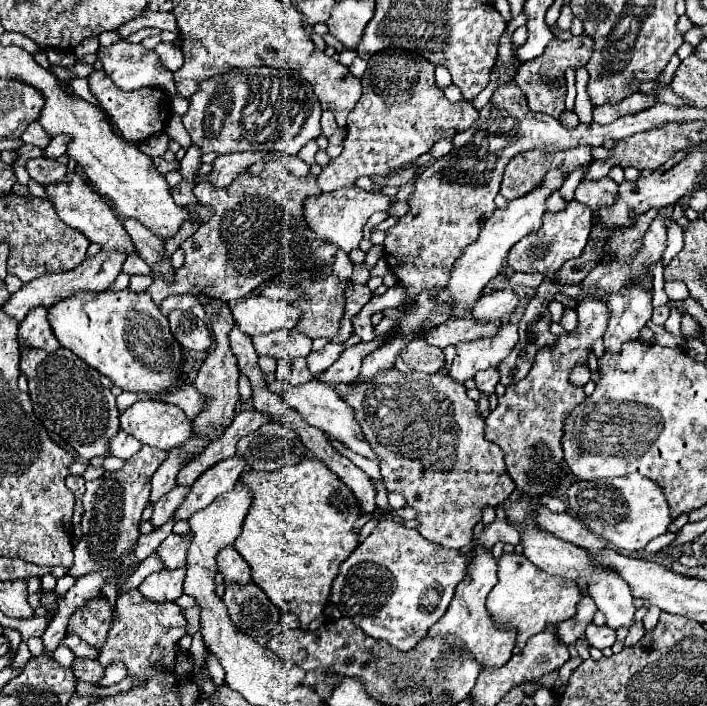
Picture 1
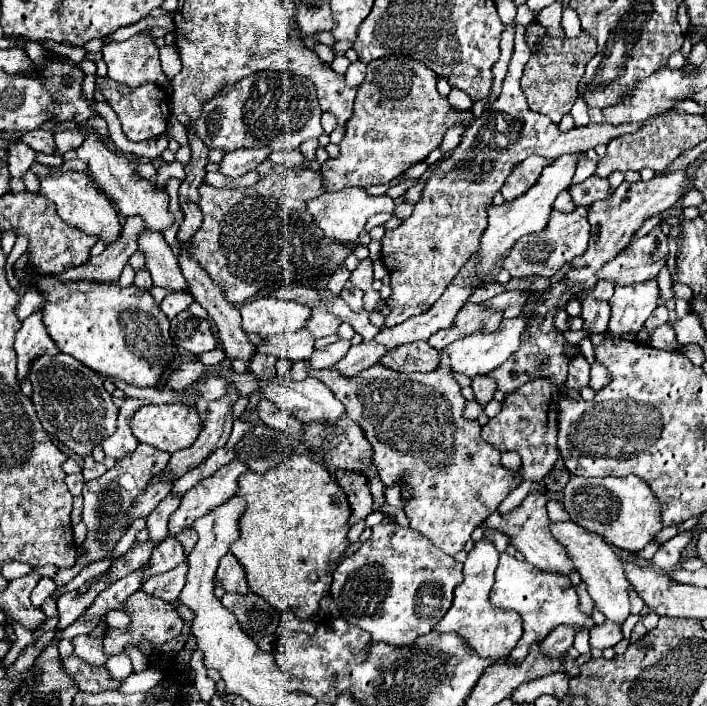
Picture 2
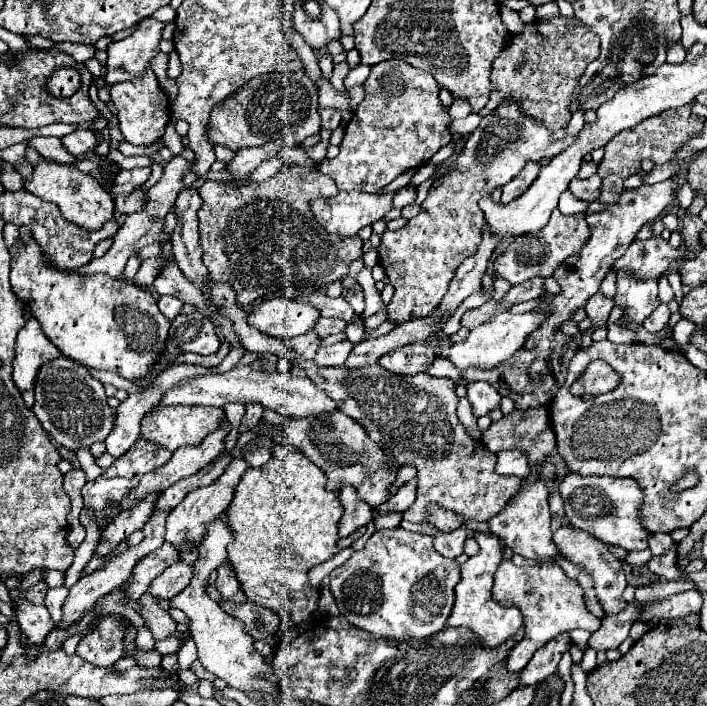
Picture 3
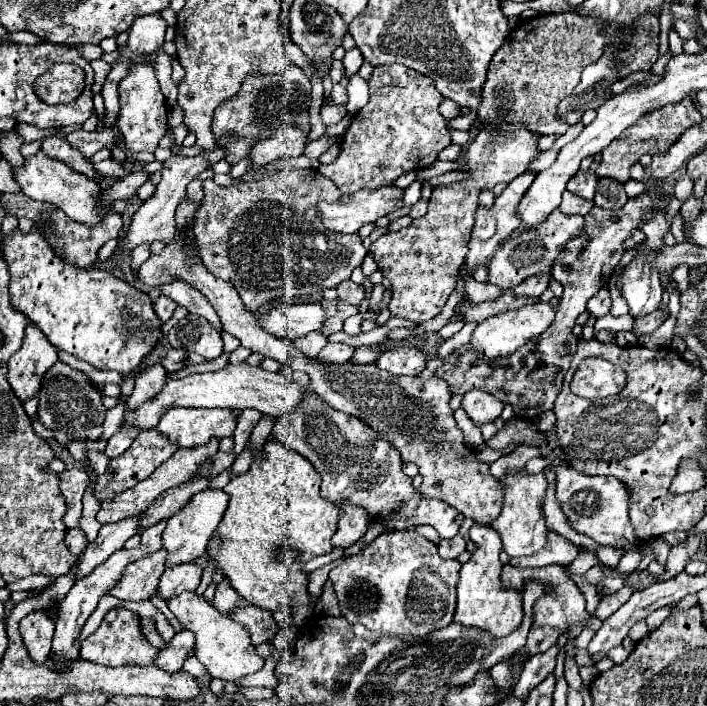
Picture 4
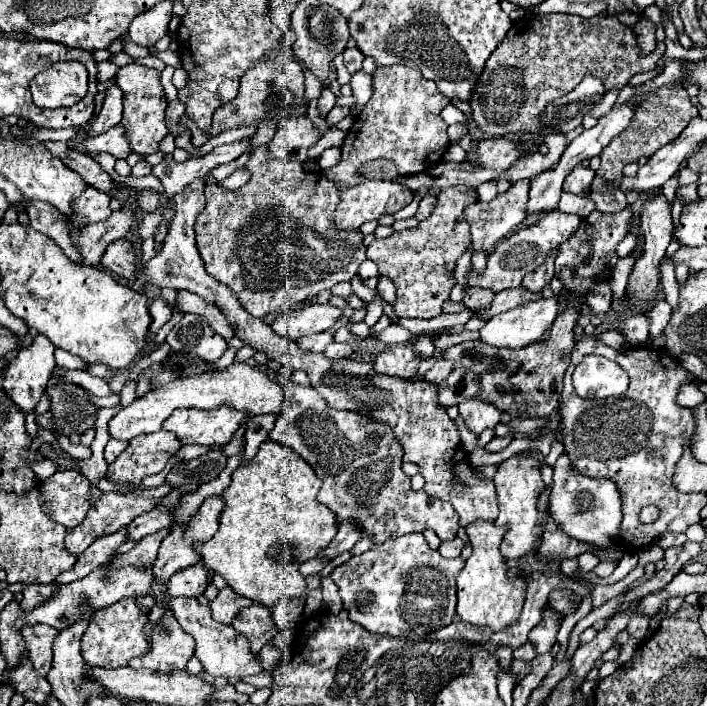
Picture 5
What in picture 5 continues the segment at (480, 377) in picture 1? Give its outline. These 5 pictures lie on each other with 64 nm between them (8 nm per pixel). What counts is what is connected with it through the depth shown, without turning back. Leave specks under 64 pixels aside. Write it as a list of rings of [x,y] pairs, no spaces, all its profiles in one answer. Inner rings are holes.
[[[478,396],[462,400],[458,408],[466,420],[466,426],[476,434],[480,434],[484,428],[494,428],[500,422],[500,414],[502,414],[494,404],[480,400]]]

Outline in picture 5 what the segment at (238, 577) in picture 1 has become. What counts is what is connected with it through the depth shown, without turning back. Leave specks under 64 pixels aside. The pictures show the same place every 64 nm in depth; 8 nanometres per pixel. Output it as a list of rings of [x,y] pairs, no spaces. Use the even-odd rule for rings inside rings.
[[[222,588],[216,596],[216,600],[210,602],[210,610],[212,610],[212,616],[218,620],[218,622],[224,622],[224,624],[230,624],[232,618],[246,606],[250,606],[252,602],[240,594],[236,594],[232,588]]]

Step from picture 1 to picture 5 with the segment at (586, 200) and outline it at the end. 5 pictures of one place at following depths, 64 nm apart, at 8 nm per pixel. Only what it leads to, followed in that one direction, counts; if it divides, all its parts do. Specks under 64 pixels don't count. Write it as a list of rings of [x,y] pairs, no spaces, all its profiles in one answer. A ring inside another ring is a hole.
[[[576,166],[576,170],[572,170],[572,172],[566,176],[564,190],[566,190],[566,192],[572,192],[572,194],[576,194],[576,196],[588,198],[588,196],[590,196],[592,180],[594,180],[594,170],[584,168],[584,166]]]

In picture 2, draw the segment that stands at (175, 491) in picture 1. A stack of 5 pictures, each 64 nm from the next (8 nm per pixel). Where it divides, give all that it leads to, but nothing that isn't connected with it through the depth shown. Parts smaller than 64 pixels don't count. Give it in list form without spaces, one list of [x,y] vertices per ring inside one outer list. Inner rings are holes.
[[[168,494],[156,508],[154,512],[148,516],[148,530],[150,530],[150,538],[152,542],[160,542],[166,538],[166,530],[168,530],[168,518],[172,516],[172,512],[176,510],[176,506],[180,506],[182,496],[180,494]]]

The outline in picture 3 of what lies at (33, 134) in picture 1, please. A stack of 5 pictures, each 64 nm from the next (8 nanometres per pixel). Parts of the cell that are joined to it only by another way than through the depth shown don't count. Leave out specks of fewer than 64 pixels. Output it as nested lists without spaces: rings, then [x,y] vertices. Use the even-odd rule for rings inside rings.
[[[34,136],[34,138],[28,140],[28,146],[32,146],[34,150],[38,150],[44,158],[56,160],[60,164],[72,164],[72,162],[76,162],[76,158],[62,148],[60,138],[52,138],[52,136],[40,138],[40,136]]]

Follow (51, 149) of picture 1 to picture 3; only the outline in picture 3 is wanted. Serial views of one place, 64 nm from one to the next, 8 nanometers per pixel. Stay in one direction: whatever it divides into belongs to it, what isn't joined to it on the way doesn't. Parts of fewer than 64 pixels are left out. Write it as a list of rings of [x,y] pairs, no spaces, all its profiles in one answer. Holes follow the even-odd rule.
[[[80,128],[68,136],[62,136],[60,140],[62,140],[62,146],[68,148],[68,152],[72,152],[74,156],[84,156],[86,150],[92,150],[98,146],[94,132],[92,130],[80,130]]]

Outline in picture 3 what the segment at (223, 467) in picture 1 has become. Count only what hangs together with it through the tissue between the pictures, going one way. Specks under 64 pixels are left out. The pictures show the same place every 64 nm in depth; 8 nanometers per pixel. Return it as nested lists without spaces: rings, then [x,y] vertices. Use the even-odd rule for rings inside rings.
[[[234,458],[232,464],[224,470],[224,474],[218,480],[214,480],[208,486],[202,486],[202,488],[196,488],[192,492],[188,492],[188,496],[170,512],[170,516],[166,520],[166,542],[174,544],[178,550],[182,548],[184,540],[192,540],[198,546],[202,542],[202,536],[204,536],[204,524],[214,520],[218,514],[222,514],[230,506],[230,502],[234,498],[234,488],[238,484],[240,476],[246,470],[248,470],[248,462]]]

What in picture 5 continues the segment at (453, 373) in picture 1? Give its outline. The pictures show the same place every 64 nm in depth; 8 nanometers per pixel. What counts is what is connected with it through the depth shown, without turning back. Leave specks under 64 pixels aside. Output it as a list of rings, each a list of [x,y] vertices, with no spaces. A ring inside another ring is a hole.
[[[540,298],[538,302],[528,302],[528,304],[522,304],[514,310],[508,310],[508,312],[502,312],[502,314],[496,314],[494,318],[490,318],[482,328],[480,328],[480,342],[488,344],[488,346],[494,346],[494,348],[522,348],[522,346],[528,346],[530,342],[536,342],[542,338],[542,334],[552,326],[554,318],[558,316],[558,308],[560,308],[560,302],[558,298]]]

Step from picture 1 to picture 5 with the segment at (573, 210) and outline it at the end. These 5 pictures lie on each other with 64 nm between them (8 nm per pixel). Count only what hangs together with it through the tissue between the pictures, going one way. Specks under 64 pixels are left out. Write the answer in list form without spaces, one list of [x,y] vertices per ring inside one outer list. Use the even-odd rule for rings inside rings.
[[[552,210],[548,212],[540,222],[536,222],[534,226],[528,226],[524,230],[514,232],[508,240],[500,240],[498,248],[488,256],[488,266],[484,270],[484,274],[476,274],[474,270],[470,272],[468,284],[470,286],[480,286],[480,288],[490,288],[494,292],[502,292],[506,288],[518,288],[522,284],[522,278],[528,272],[534,272],[540,264],[544,264],[544,260],[548,258],[550,252],[558,250],[562,242],[566,242],[576,228],[580,226],[580,216],[574,214],[564,214],[560,210]]]

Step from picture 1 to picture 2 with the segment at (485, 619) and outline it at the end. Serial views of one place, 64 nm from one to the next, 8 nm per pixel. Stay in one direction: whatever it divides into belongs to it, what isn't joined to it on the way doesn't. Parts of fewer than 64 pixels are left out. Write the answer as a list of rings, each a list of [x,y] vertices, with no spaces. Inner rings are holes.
[[[486,538],[474,544],[472,552],[464,562],[464,582],[456,588],[452,608],[446,612],[444,620],[436,624],[436,632],[456,632],[460,634],[468,646],[472,646],[480,658],[494,658],[494,660],[508,660],[512,648],[520,640],[520,616],[516,612],[498,610],[490,606],[488,594],[494,586],[494,572],[498,566],[498,552],[494,544]]]

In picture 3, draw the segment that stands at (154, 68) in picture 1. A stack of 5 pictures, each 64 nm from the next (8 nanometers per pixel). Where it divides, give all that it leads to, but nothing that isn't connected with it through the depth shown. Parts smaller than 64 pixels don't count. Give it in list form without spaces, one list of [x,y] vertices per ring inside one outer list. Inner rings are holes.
[[[146,18],[138,24],[136,32],[120,42],[112,42],[108,46],[108,60],[106,60],[106,86],[100,90],[100,98],[108,102],[108,86],[116,82],[134,80],[142,76],[148,68],[152,58],[160,52],[160,32],[164,28],[164,22],[156,22],[152,18]]]

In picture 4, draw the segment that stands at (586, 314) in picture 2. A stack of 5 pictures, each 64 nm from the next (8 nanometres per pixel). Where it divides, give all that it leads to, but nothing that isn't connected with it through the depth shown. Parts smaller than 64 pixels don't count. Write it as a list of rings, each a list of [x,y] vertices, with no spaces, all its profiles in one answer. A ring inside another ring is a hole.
[[[600,288],[600,292],[588,300],[588,310],[594,318],[606,316],[610,312],[610,292],[606,288]]]

